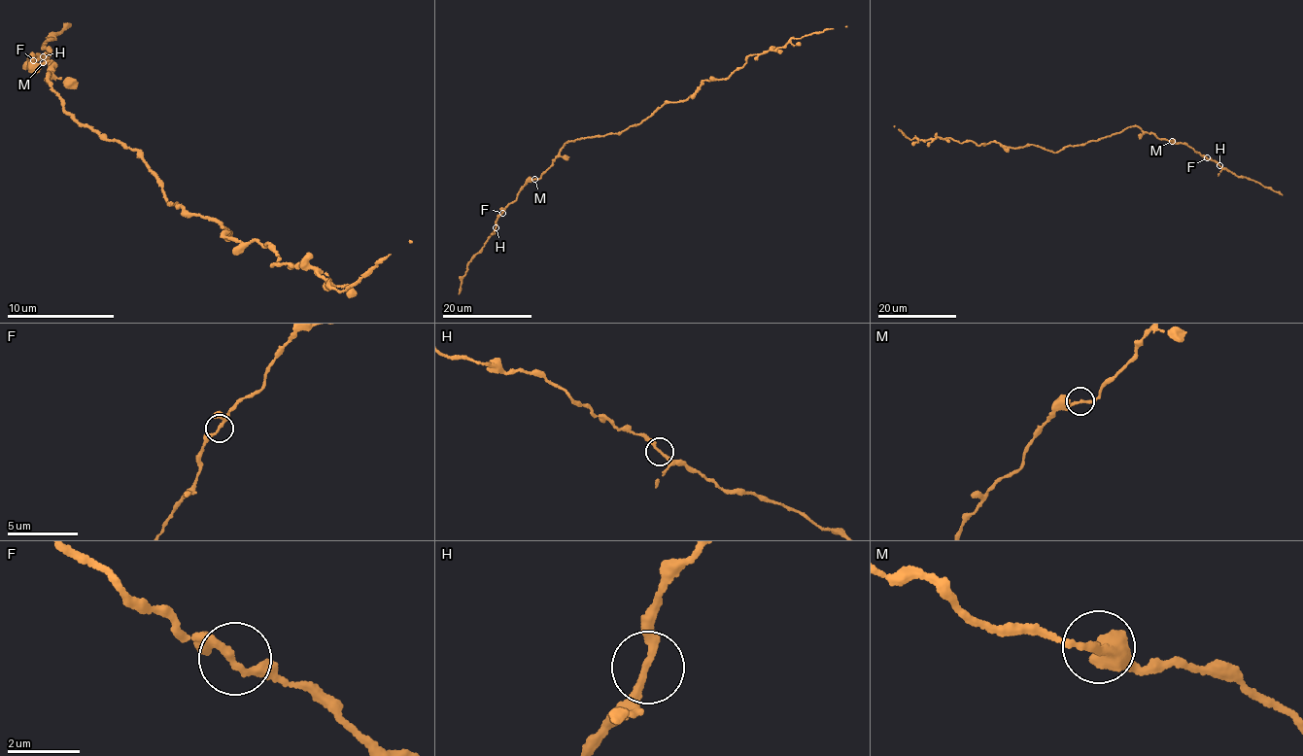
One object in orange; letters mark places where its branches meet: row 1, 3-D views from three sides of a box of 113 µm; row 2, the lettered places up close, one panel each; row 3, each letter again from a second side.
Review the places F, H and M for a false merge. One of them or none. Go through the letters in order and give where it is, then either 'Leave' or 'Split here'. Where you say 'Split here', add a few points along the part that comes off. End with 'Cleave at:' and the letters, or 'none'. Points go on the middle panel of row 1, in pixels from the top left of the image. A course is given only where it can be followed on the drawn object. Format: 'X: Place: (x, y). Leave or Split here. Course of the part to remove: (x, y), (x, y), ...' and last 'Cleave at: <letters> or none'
F: Place: (502, 213). Leave
H: Place: (496, 227). Leave
M: Place: (534, 179). Leave
Cleave at: none

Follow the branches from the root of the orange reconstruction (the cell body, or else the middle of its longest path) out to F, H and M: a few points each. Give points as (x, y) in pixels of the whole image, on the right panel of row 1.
F: (1079, 145), (1136, 126), (1161, 139), (1188, 146), (1207, 157)
H: (1079, 145), (1136, 126), (1161, 139), (1188, 146), (1219, 165)
M: (1079, 145), (1134, 126), (1172, 141)

